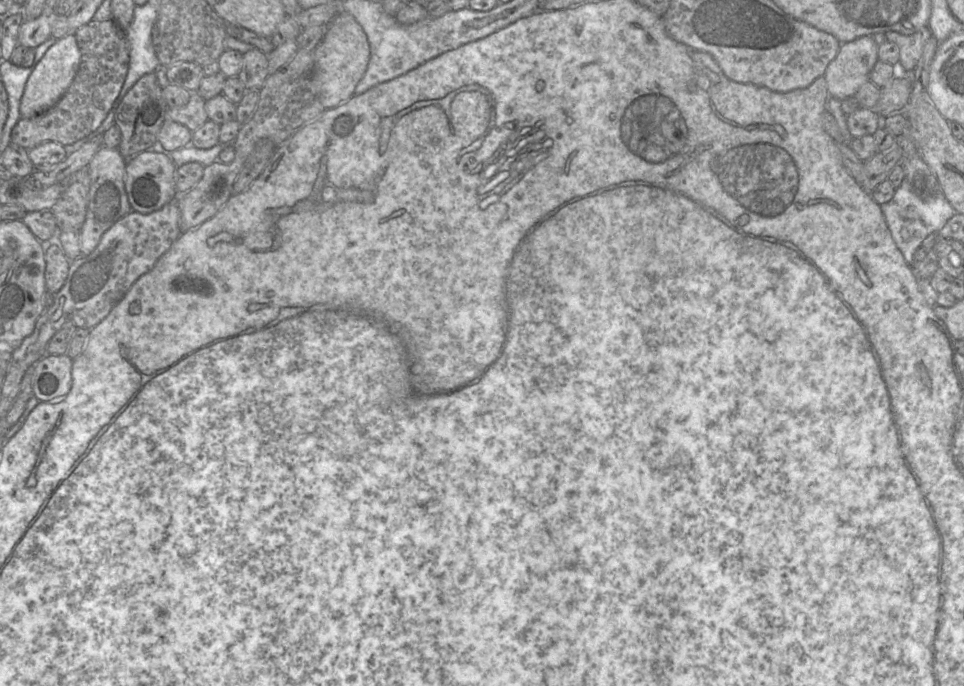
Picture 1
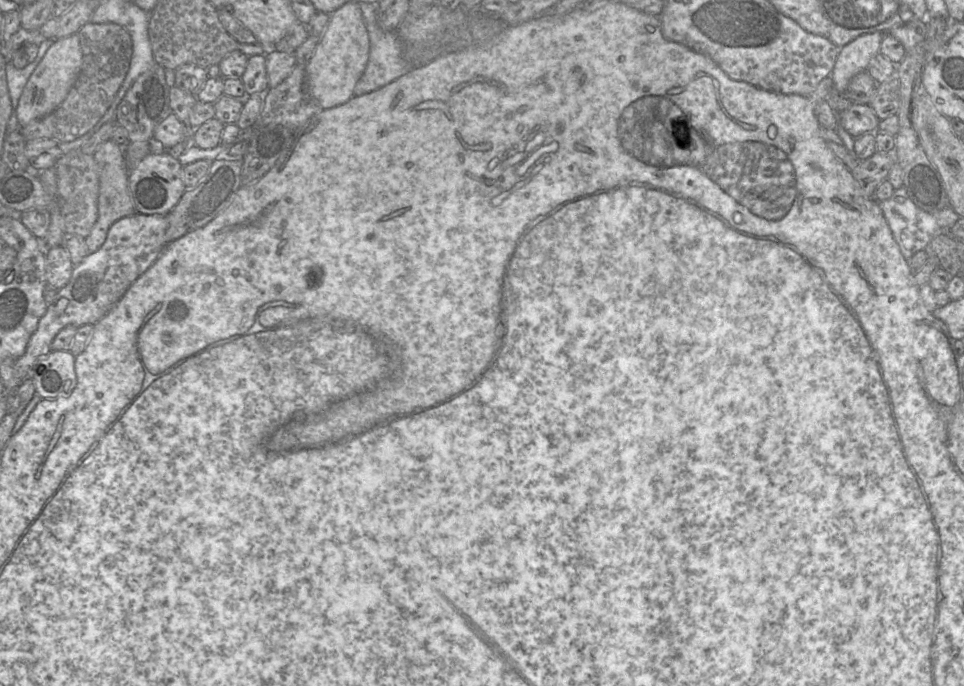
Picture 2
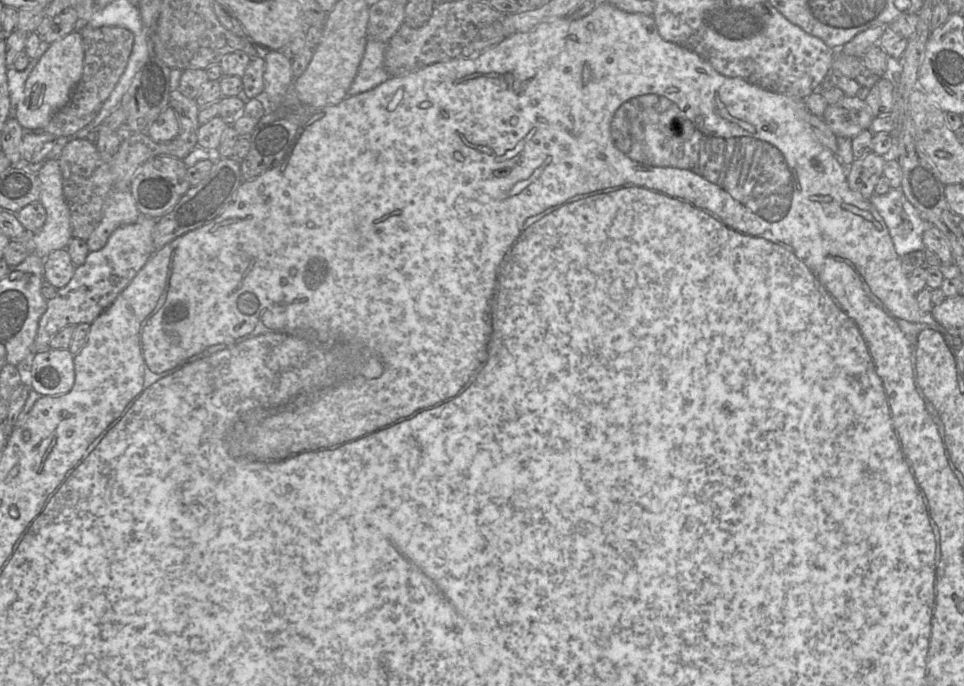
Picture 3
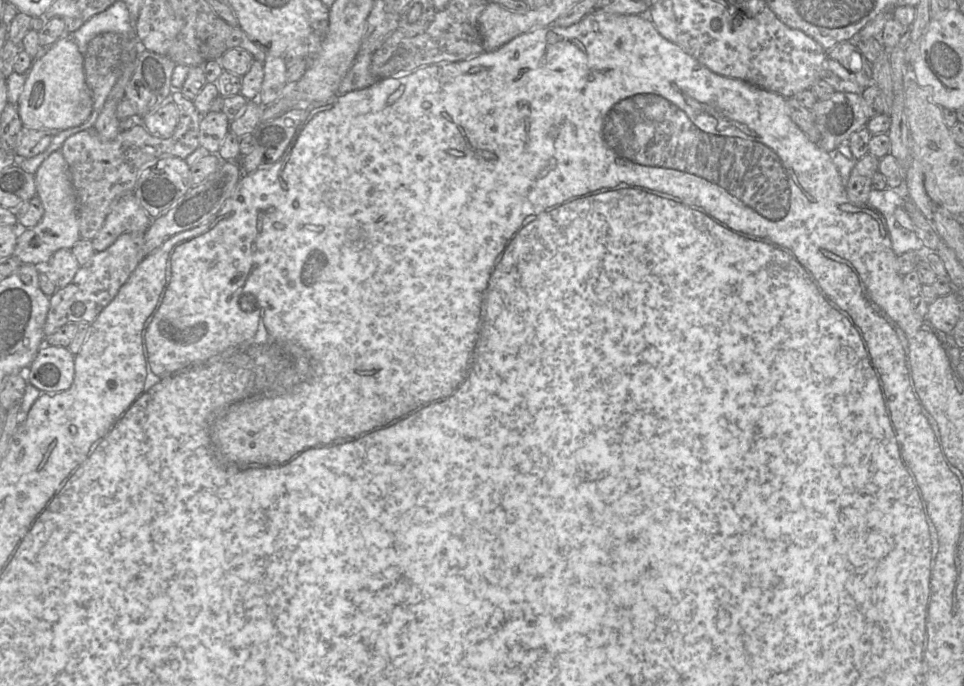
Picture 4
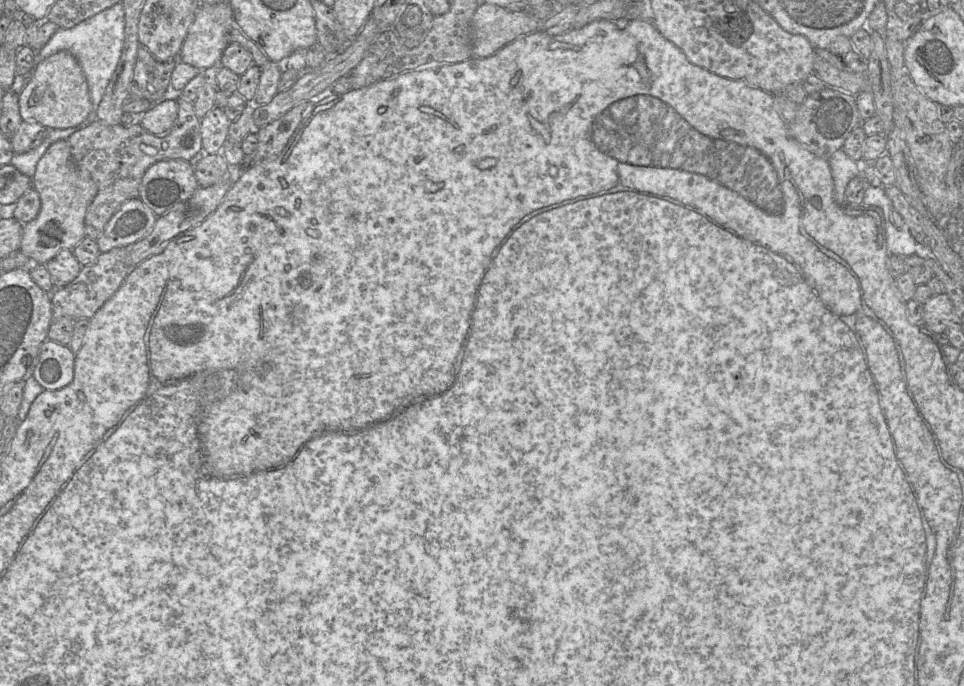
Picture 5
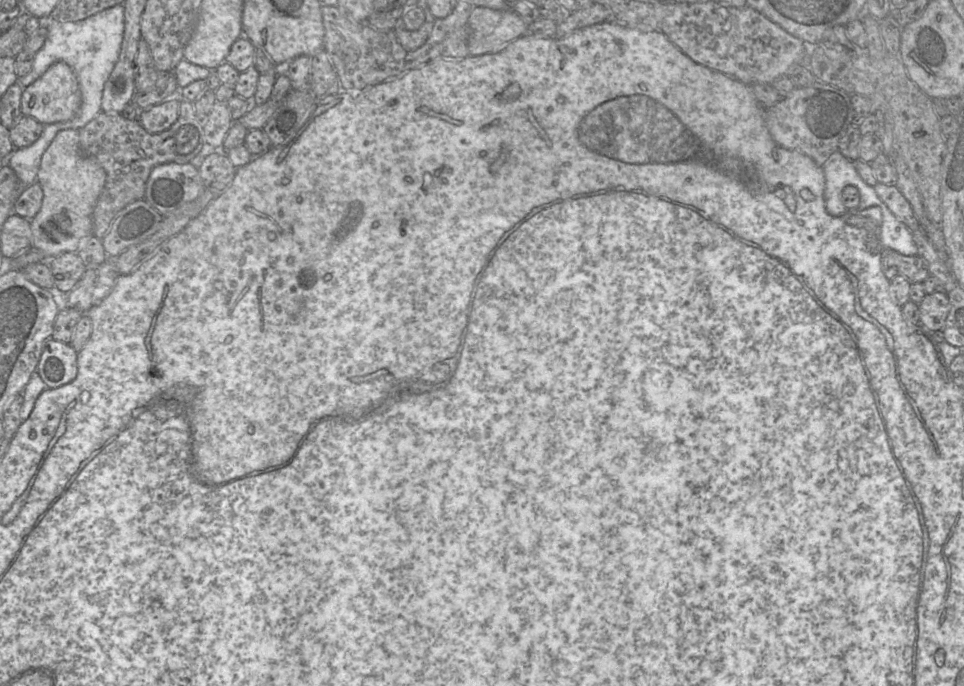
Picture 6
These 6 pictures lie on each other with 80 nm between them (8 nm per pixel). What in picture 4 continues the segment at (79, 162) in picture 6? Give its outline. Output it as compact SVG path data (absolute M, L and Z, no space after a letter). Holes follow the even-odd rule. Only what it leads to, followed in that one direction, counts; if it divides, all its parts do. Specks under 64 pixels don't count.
M61 150L54 151L38 168L35 174L37 196L40 198L44 215L32 228L20 229L13 255L23 264L45 266L53 254L60 249L72 249L81 239L77 198L73 189L67 162Z

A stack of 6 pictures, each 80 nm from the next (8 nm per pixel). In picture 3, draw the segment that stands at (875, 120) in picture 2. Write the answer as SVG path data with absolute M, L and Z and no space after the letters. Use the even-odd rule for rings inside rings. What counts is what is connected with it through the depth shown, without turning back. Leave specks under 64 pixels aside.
M844 96L835 104L829 104L823 114L824 122L837 137L854 136L869 129L873 114L864 100Z

